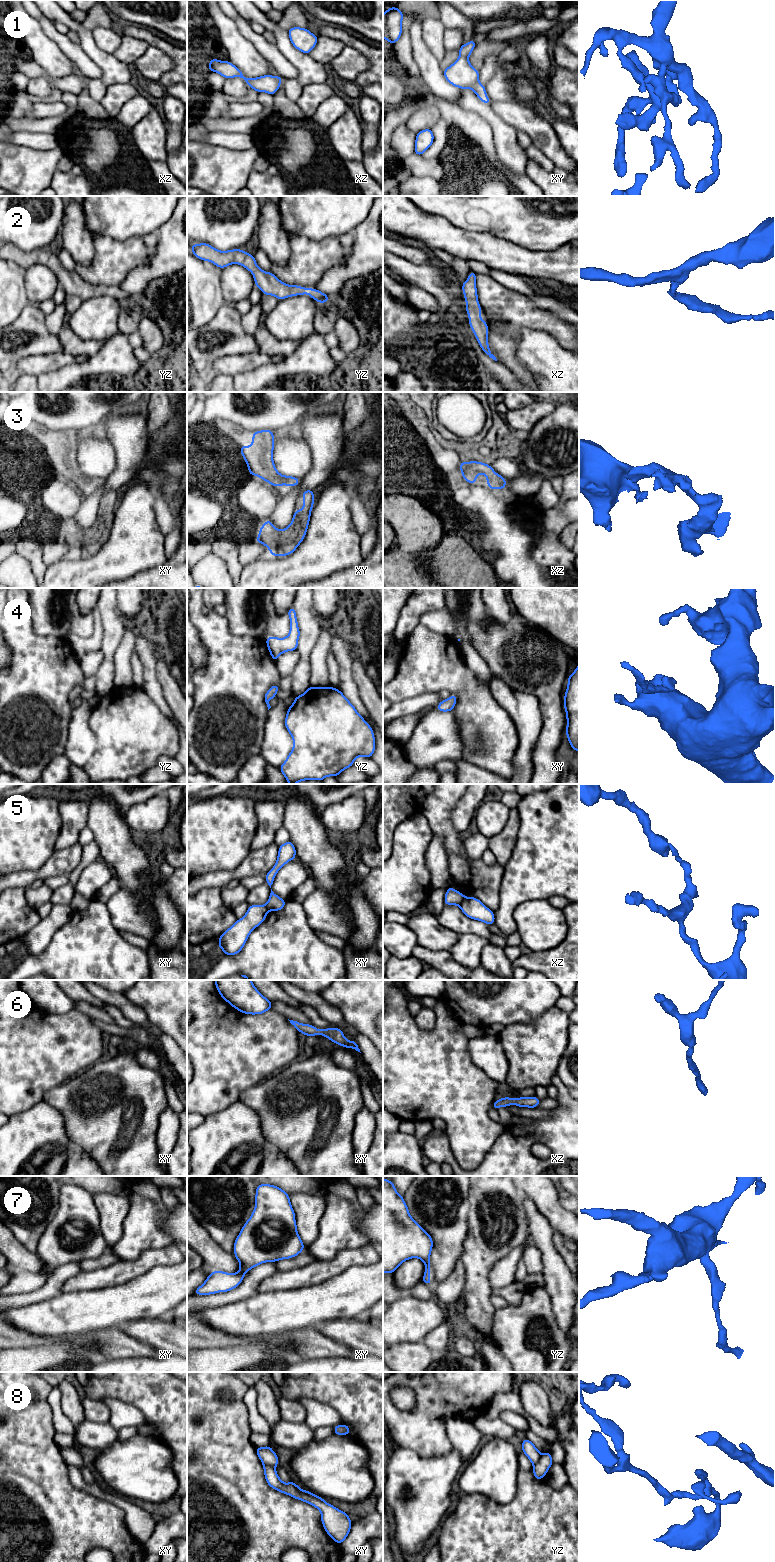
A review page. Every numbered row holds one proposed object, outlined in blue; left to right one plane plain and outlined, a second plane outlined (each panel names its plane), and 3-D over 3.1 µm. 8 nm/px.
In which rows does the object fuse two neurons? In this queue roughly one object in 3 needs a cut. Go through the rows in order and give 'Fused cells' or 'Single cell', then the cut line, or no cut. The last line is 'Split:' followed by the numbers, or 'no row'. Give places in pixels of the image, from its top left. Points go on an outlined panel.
1: Single cell. No split
2: Single cell. No split
3: Single cell. No split
4: Single cell. No split
5: Fused cells. Split along xz (465, 897), (459, 905)
6: Single cell. No split
7: Single cell. No split
8: Fused cells. Split along yz (541, 1455), (533, 1465)
Split: 5, 8

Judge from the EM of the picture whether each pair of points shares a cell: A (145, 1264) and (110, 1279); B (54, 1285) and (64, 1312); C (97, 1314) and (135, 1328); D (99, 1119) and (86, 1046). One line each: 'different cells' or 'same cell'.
A: same cell
B: different cells
C: different cells
D: different cells

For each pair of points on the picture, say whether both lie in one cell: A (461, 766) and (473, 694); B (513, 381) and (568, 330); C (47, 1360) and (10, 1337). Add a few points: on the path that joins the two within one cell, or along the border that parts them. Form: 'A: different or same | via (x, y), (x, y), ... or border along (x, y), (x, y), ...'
A: different | border along (464, 759), (486, 769)
B: different | border along (500, 362), (520, 381)
C: different | border along (50, 1343), (10, 1348)

